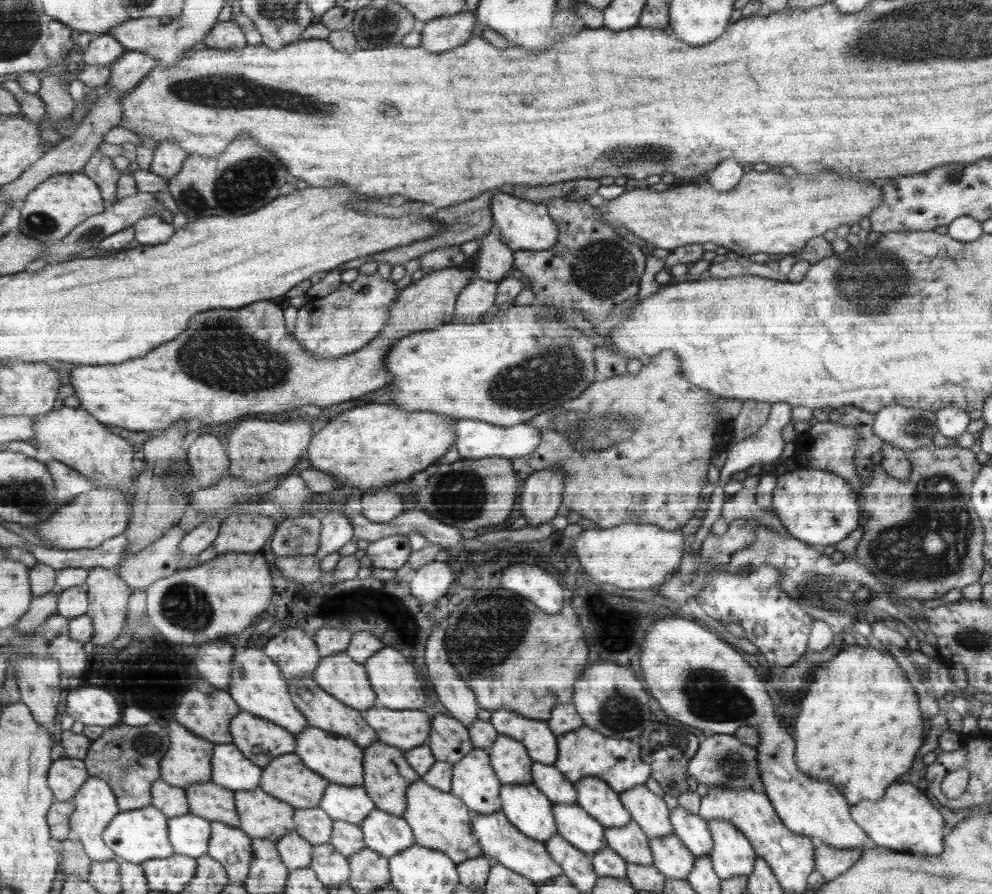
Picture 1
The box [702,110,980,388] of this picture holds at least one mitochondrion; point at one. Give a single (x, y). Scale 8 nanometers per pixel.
(877, 281)

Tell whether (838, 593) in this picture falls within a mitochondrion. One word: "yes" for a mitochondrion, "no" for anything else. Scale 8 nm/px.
yes

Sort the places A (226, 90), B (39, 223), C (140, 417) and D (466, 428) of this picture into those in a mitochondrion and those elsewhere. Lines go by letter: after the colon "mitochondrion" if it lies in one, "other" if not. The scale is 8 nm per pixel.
A: mitochondrion
B: mitochondrion
C: other
D: other

